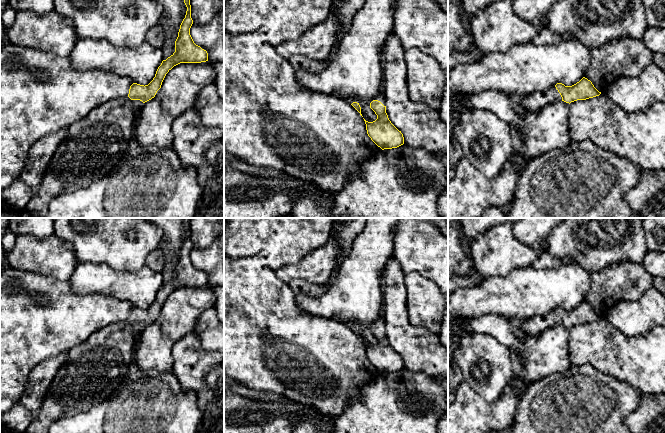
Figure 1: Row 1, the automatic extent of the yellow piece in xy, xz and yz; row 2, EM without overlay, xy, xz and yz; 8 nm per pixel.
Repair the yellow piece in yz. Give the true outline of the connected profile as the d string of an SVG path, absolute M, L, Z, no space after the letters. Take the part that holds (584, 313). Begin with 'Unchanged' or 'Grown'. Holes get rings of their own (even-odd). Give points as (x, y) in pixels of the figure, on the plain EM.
Grown. M583 301L579 306L572 310L565 310L557 307L555 310L532 318L524 319L521 324L523 334L534 337L539 336L545 329L555 326L564 325L571 327L577 324L586 324L599 320L599 316L592 306Z

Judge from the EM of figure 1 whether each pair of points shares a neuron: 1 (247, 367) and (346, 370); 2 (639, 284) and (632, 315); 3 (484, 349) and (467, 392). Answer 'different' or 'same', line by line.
1: same
2: different
3: different

